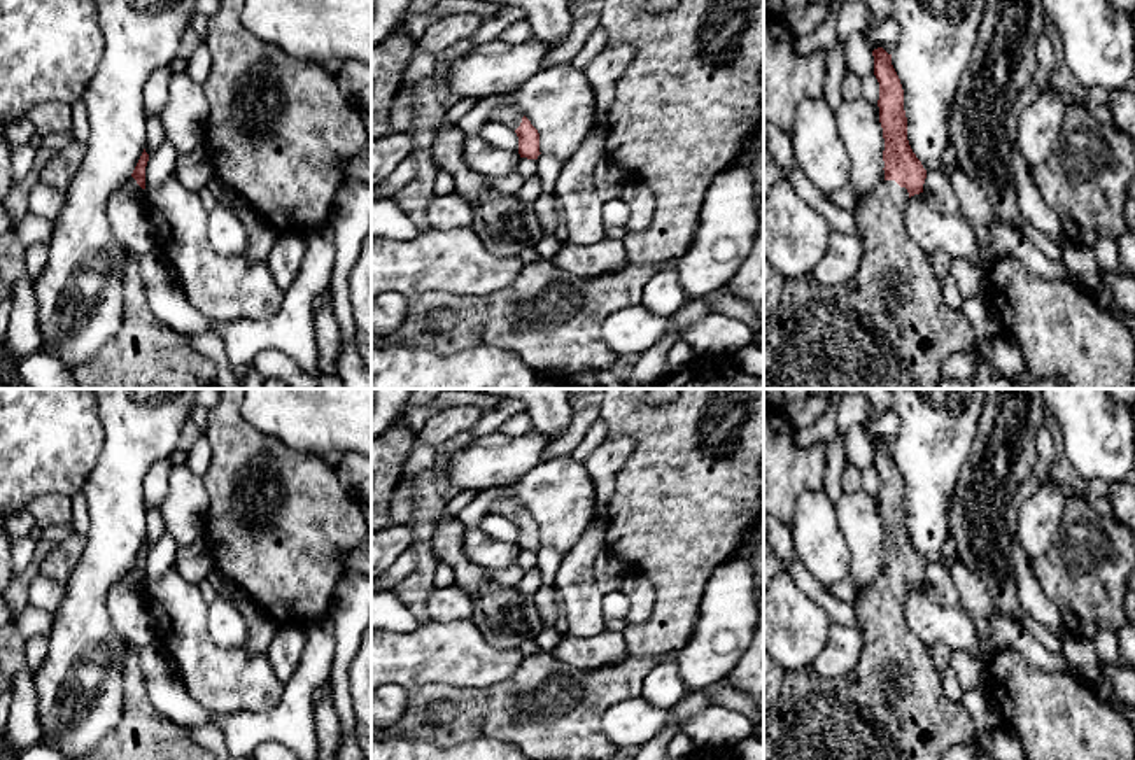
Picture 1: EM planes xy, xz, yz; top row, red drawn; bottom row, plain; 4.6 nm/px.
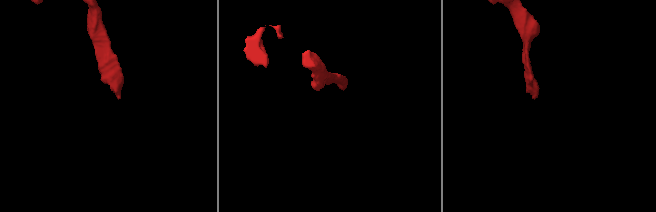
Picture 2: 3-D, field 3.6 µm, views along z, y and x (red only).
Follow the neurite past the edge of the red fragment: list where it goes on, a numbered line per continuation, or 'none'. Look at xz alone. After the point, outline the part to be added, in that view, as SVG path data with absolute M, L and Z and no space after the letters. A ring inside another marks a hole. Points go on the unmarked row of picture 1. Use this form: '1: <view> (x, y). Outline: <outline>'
1: xz (508, 508). Outline: M506 497L496 501L489 513L501 515L515 524L520 518L522 510L524 506L518 501Z

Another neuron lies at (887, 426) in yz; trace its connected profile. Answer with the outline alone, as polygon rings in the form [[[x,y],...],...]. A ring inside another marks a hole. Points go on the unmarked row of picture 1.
[[[893,410],[885,412],[878,420],[865,424],[869,436],[883,440],[888,447],[893,445],[900,420]]]

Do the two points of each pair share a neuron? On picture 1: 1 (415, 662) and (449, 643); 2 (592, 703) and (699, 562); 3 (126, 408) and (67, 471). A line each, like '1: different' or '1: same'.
1: same
2: different
3: different

